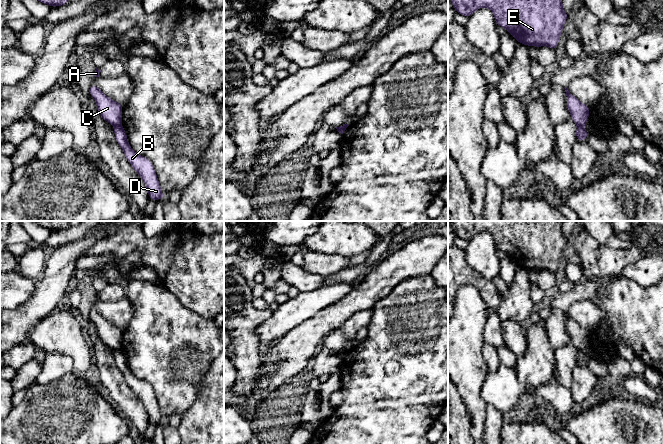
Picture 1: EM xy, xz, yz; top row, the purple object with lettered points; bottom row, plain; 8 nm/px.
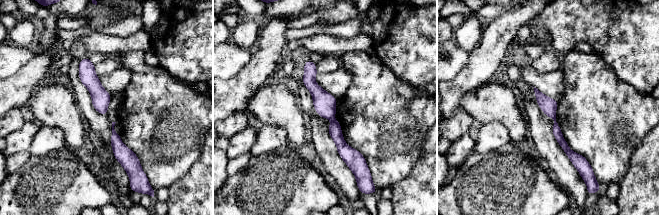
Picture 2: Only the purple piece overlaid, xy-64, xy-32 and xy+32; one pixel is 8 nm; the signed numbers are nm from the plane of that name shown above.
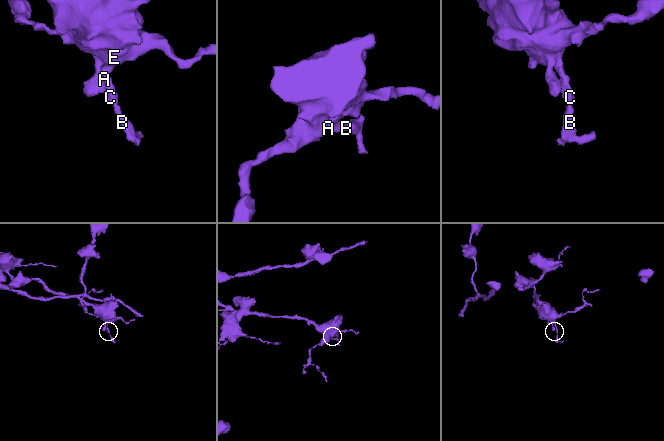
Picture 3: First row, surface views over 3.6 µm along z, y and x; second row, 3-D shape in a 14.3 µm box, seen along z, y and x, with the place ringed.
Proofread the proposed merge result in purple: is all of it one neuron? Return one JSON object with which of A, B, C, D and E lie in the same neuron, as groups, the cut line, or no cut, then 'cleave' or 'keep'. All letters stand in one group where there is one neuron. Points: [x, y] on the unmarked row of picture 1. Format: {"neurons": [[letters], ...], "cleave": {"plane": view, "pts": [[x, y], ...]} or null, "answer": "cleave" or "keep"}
{"neurons": [["A", "C", "E"], ["B", "D"]], "cleave": {"plane": "xy", "pts": [[120, 348], [114, 351]]}, "answer": "cleave"}

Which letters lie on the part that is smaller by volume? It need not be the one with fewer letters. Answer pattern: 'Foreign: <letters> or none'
Foreign: B, D

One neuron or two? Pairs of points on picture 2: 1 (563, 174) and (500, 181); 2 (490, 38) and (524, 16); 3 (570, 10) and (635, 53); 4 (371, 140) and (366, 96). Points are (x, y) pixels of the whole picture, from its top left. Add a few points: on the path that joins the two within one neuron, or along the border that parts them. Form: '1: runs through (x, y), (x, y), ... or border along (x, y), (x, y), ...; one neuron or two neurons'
1: border along (556, 182), (571, 198); two neurons
2: runs through (498, 34), (516, 18); one neuron
3: runs through (586, 23), (606, 24), (619, 37); one neuron
4: runs through (371, 129), (371, 107); one neuron

